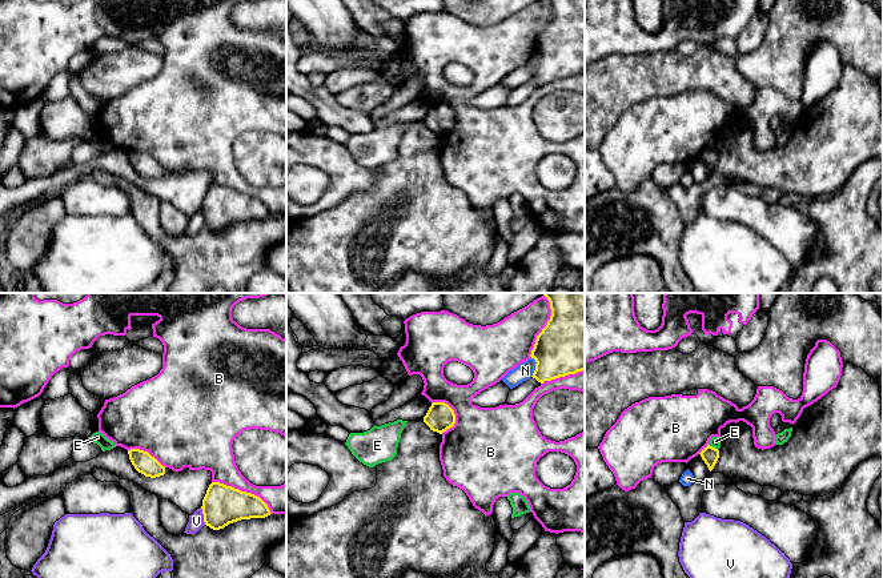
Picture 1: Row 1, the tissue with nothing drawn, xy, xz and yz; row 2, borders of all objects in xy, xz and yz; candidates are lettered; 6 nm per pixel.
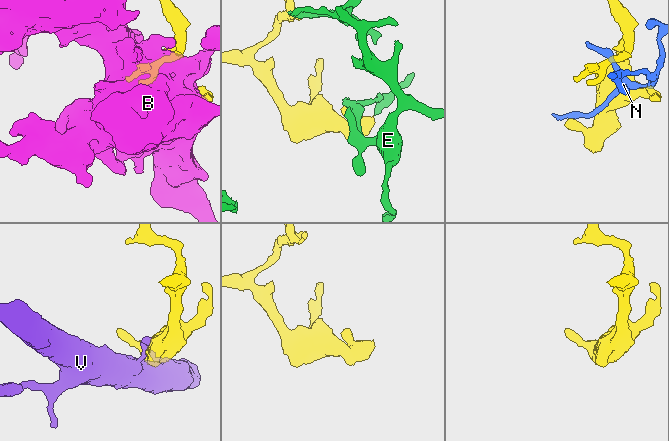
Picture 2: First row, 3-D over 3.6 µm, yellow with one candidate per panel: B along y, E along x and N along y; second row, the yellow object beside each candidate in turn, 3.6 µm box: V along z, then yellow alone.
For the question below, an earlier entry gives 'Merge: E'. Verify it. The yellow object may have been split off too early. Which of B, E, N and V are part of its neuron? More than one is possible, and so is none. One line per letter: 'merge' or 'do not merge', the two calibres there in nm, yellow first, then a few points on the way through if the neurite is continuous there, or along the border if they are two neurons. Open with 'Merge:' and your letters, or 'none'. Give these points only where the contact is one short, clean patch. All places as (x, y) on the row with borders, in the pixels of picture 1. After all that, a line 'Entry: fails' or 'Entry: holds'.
Merge: none
B: do not merge; 240 nm thick on the yellow side, 180 nm on the other
E: do not merge; 100 nm thick on the yellow side, 60 nm on the other; border along yz (709, 444), (717, 449)
N: do not merge; 360 nm thick on the yellow side, 100 nm on the other
V: do not merge; 240 nm thick on the yellow side, 100 nm on the other
Entry: fails

